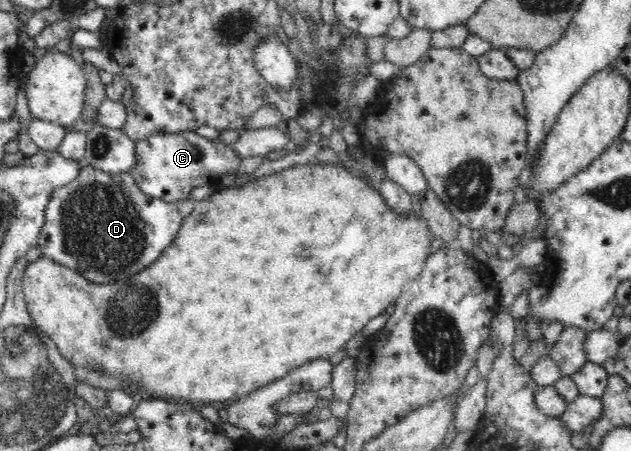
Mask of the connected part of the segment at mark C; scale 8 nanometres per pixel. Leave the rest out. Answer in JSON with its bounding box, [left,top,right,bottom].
[129,131,240,203]

